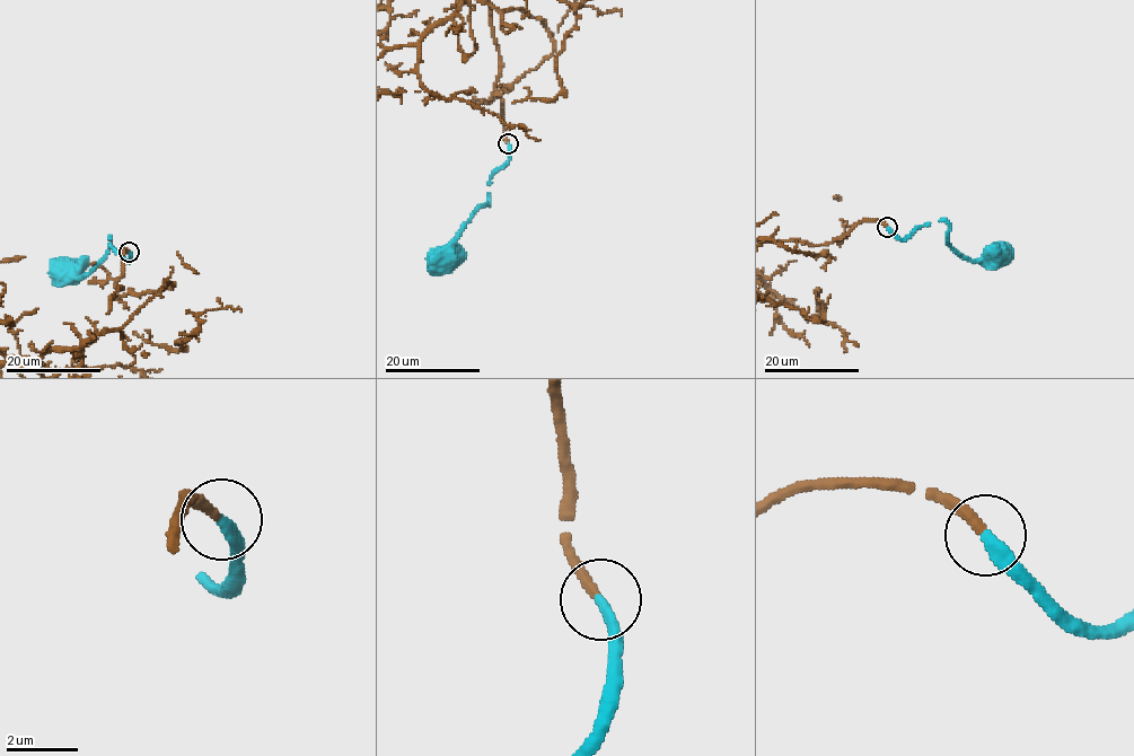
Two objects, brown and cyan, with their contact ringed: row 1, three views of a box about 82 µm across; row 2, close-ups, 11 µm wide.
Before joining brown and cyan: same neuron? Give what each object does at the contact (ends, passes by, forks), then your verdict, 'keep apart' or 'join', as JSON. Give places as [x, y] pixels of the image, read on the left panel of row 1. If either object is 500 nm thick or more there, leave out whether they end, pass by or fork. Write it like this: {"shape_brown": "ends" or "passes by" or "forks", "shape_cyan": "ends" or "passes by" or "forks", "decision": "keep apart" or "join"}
{"shape_brown": "ends", "shape_cyan": "ends", "decision": "join"}

